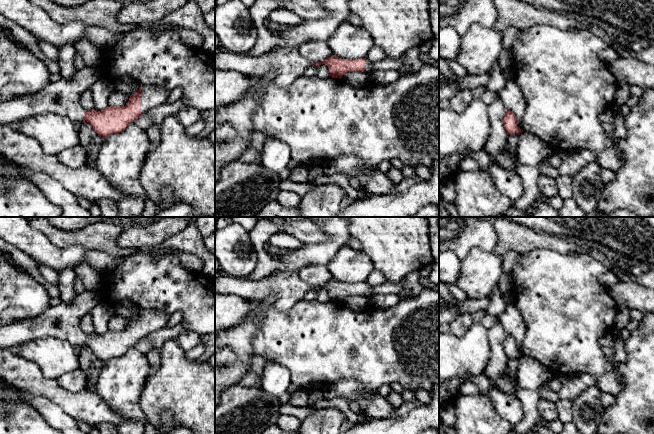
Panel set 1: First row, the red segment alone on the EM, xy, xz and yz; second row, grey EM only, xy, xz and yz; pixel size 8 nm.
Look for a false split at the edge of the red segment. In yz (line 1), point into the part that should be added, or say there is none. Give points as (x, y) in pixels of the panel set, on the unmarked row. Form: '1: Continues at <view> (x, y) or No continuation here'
1: No continuation here

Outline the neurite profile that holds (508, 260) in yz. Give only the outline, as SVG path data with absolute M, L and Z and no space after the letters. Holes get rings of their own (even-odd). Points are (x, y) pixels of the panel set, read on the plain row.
M514 251L507 252L502 255L502 269L503 272L511 272L512 268L517 260L518 253Z

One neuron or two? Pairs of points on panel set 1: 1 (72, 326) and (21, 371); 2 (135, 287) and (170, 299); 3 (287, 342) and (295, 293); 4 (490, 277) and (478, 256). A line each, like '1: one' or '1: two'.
1: two
2: one
3: two
4: one

